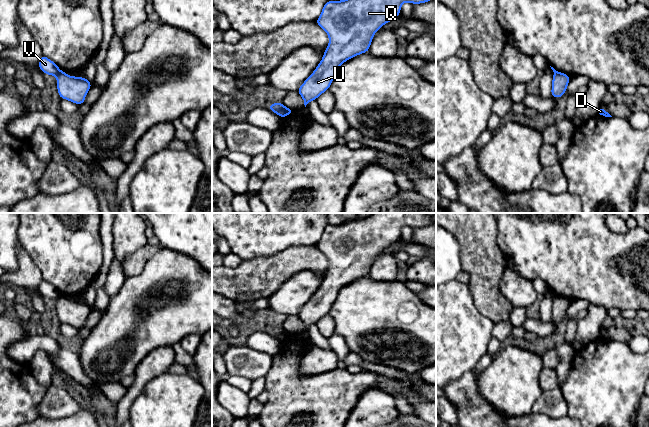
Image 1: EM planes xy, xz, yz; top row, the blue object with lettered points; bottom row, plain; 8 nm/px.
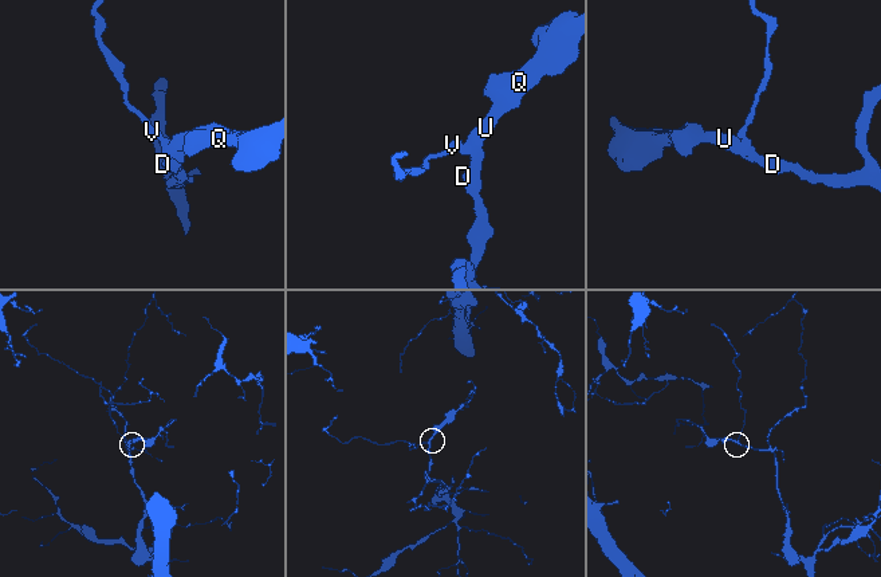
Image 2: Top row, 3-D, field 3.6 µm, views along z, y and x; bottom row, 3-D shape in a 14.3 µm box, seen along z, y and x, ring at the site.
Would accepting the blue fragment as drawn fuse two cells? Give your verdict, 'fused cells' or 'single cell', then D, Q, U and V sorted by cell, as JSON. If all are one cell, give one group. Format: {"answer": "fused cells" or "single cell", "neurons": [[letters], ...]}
{"answer": "fused cells", "neurons": [["D", "Q", "U"], ["V"]]}

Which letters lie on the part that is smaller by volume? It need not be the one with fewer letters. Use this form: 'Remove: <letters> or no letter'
Remove: V

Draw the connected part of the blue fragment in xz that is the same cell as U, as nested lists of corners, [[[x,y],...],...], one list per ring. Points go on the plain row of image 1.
[[[373,213],[369,217],[358,221],[346,222],[337,226],[328,224],[321,235],[320,241],[315,244],[315,246],[328,258],[328,271],[324,275],[323,282],[316,293],[297,314],[303,322],[305,331],[309,326],[316,324],[322,317],[329,314],[333,303],[337,299],[339,291],[345,285],[369,275],[374,258],[384,248],[399,240],[401,229],[404,226],[409,226],[411,228],[427,227],[434,223],[432,219],[433,214],[434,213]]]

